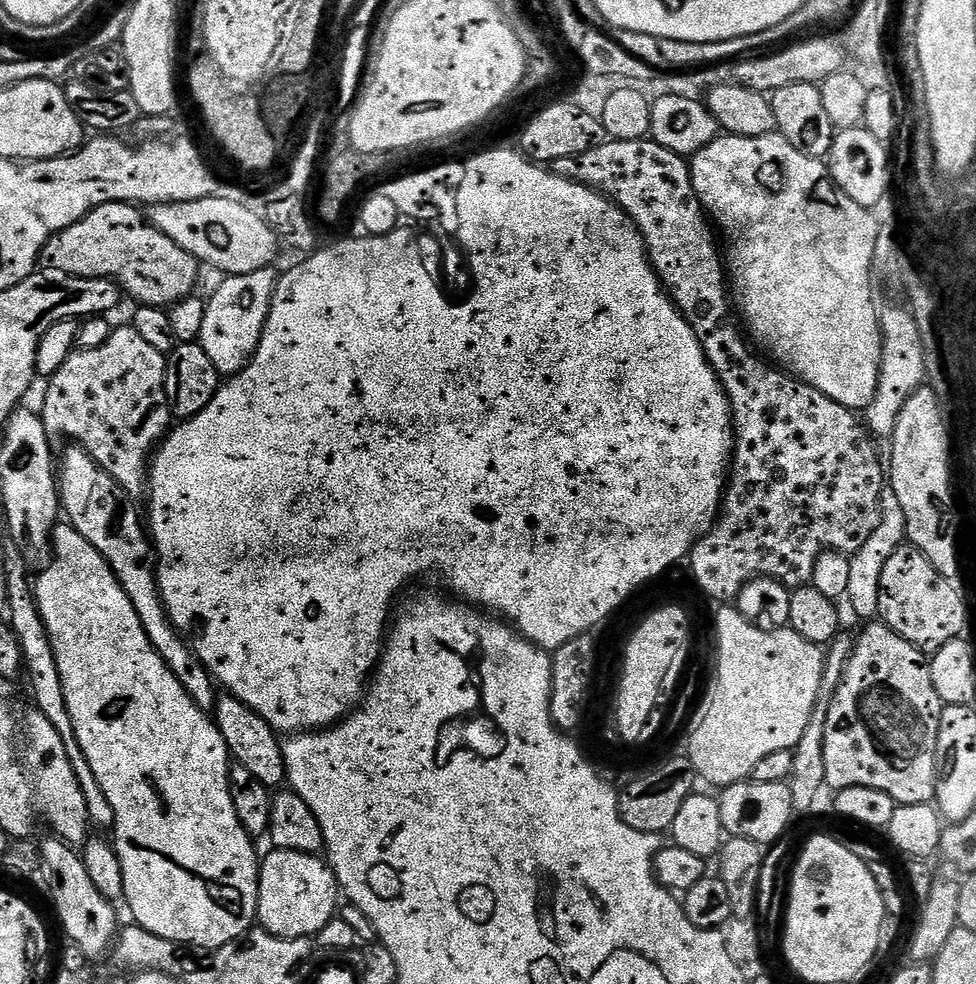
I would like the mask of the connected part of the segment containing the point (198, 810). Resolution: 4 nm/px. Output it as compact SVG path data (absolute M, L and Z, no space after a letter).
M67 522L57 523L52 531L52 561L34 580L34 591L37 610L45 624L50 646L53 647L57 660L58 674L61 675L62 693L65 694L66 706L69 708L70 720L73 722L71 735L92 771L95 787L106 794L106 802L114 810L114 847L122 862L122 882L124 883L123 903L128 904L128 912L133 916L135 927L145 928L158 938L166 938L172 944L187 944L197 950L211 950L226 946L226 942L234 942L257 923L256 907L258 906L258 886L260 885L260 860L256 856L253 837L246 834L242 822L238 822L238 810L234 810L234 798L230 794L230 753L222 734L216 728L215 719L202 711L186 694L182 682L174 678L170 666L162 662L160 655L150 646L150 638L146 638L146 630L142 630L142 622L138 618L138 610L134 610L130 598L126 598L126 590L118 582L118 578L110 570L106 558L94 550L82 534Z

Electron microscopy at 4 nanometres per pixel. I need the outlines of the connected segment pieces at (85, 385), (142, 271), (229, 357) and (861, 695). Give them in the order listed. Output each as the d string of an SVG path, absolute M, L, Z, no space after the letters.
M119 326L113 327L110 338L106 338L106 342L102 342L102 346L94 346L94 350L77 348L75 352L70 354L70 358L66 358L66 362L62 362L62 370L58 370L52 376L47 377L46 384L48 384L48 389L44 392L44 405L39 405L38 408L46 428L46 434L50 438L65 436L68 442L75 442L79 447L85 448L90 454L90 458L94 458L98 462L98 466L102 466L102 470L106 470L106 474L113 476L127 490L129 496L133 498L143 497L148 486L150 457L155 453L161 441L167 437L174 424L174 417L171 406L168 404L166 386L164 385L167 380L167 368L168 361L165 353L154 350L154 346L149 346L140 337L138 330L134 330L131 326L124 326L124 328L119 328Z
M103 204L90 214L86 214L74 226L54 234L50 242L40 252L39 263L45 269L65 272L71 276L102 278L114 280L125 297L133 296L140 306L167 309L179 300L193 295L197 291L196 279L202 271L196 257L190 255L182 246L178 246L162 230L158 230L144 216L135 204Z
M269 266L250 274L228 276L206 300L206 319L202 321L202 334L198 343L213 362L221 377L231 378L252 361L258 342L268 321L272 295L276 289L278 272Z
M883 622L865 623L855 637L842 682L832 695L826 716L826 785L829 789L866 786L890 794L897 805L931 804L936 798L938 730L946 705L934 690L932 669L925 653L919 652Z

